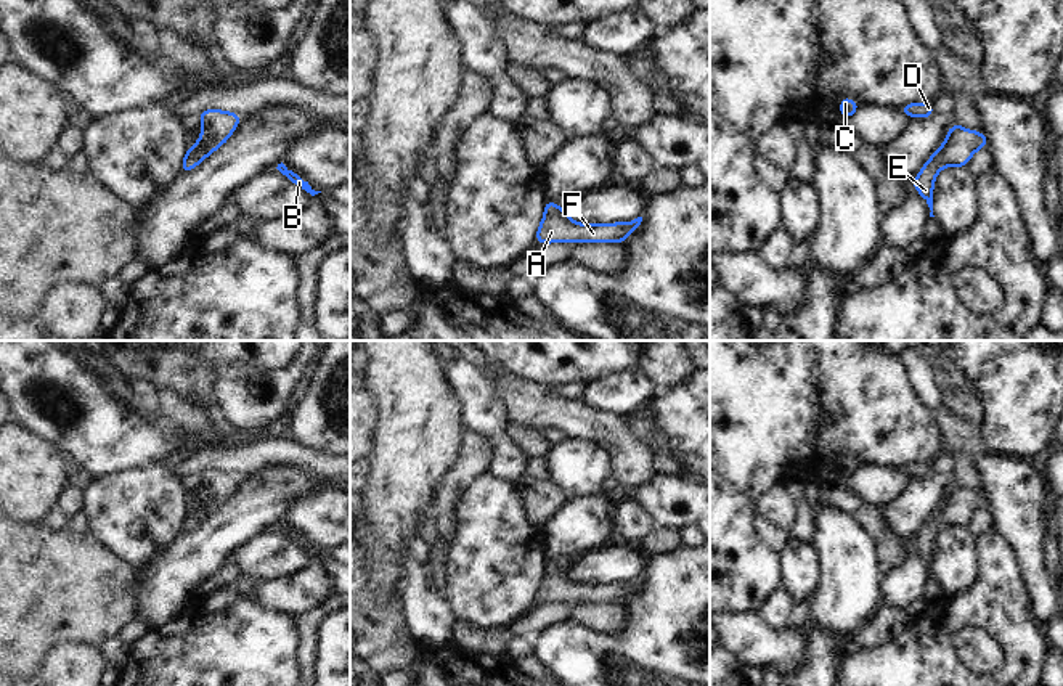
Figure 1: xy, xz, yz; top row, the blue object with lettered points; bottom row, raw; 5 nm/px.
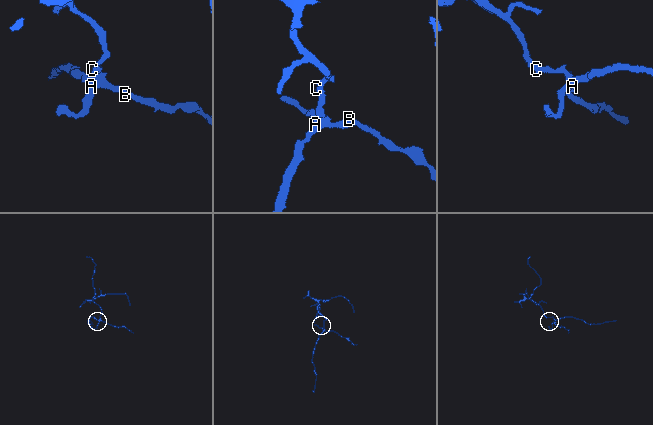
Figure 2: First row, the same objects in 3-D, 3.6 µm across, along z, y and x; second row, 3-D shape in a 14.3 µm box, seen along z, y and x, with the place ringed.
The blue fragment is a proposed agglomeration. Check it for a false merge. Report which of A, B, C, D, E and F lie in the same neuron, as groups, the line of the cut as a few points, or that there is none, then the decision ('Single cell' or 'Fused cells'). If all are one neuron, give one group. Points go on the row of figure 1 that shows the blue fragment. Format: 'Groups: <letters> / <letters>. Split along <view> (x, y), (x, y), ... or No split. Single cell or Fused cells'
Groups: A B C D E F. No split. Single cell

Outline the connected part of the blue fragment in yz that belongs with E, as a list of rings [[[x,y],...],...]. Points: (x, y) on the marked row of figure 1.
[[[952,124],[944,145],[935,151],[927,164],[918,172],[917,178],[910,183],[927,201],[930,207],[930,217],[933,215],[933,182],[936,174],[946,165],[967,167],[971,154],[988,148],[988,138],[984,132],[970,132],[959,124]]]

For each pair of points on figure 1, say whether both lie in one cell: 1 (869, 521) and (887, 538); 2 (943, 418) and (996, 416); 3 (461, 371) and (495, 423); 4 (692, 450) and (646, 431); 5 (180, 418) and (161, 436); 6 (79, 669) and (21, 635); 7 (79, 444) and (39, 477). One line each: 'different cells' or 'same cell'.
1: same cell
2: different cells
3: same cell
4: different cells
5: different cells
6: different cells
7: different cells

